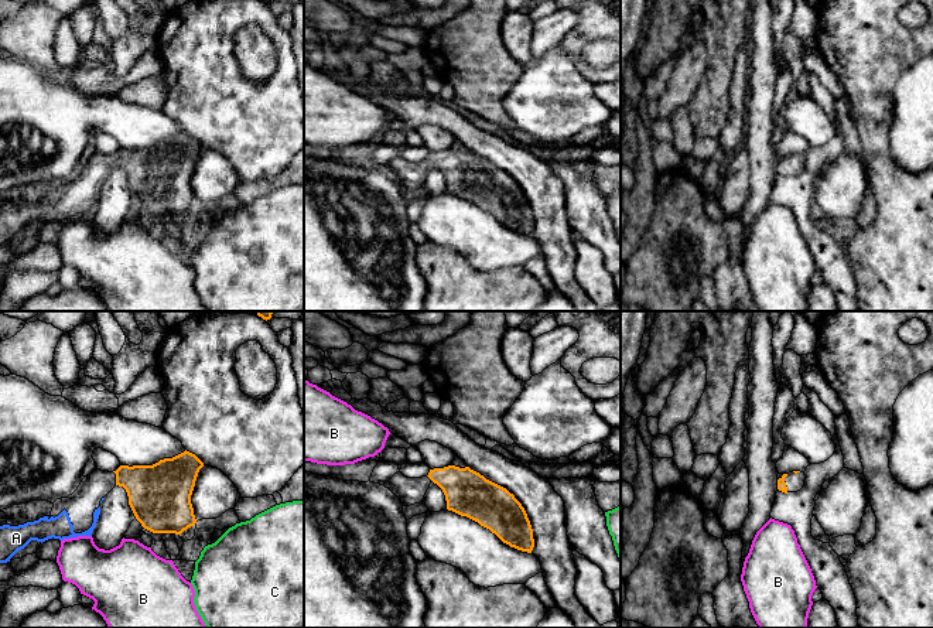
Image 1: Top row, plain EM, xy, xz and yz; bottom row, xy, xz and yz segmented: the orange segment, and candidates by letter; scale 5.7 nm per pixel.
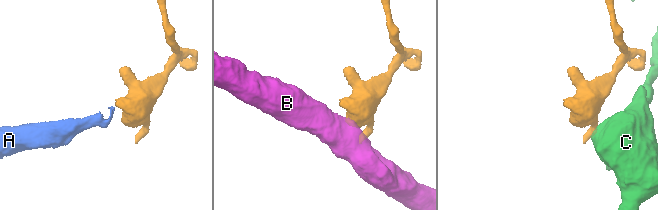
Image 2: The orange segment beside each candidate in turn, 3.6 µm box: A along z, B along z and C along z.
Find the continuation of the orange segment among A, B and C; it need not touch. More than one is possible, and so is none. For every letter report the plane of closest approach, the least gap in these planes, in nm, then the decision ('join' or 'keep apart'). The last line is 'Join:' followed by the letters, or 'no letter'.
A: view xy; gap 110 nm; join
B: view xy; gap 80 nm; keep apart
C: view xy; gap 140 nm; keep apart
Join: A

